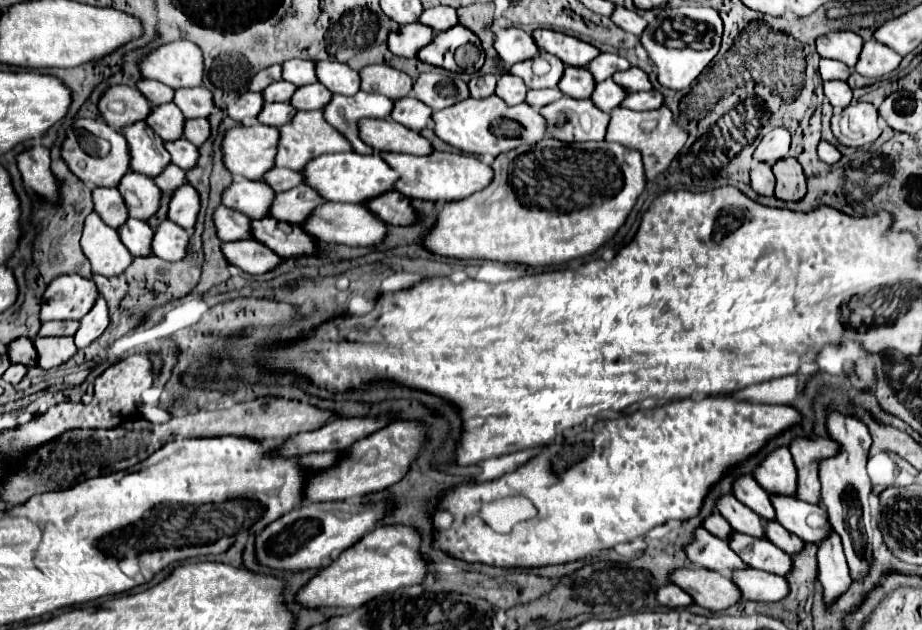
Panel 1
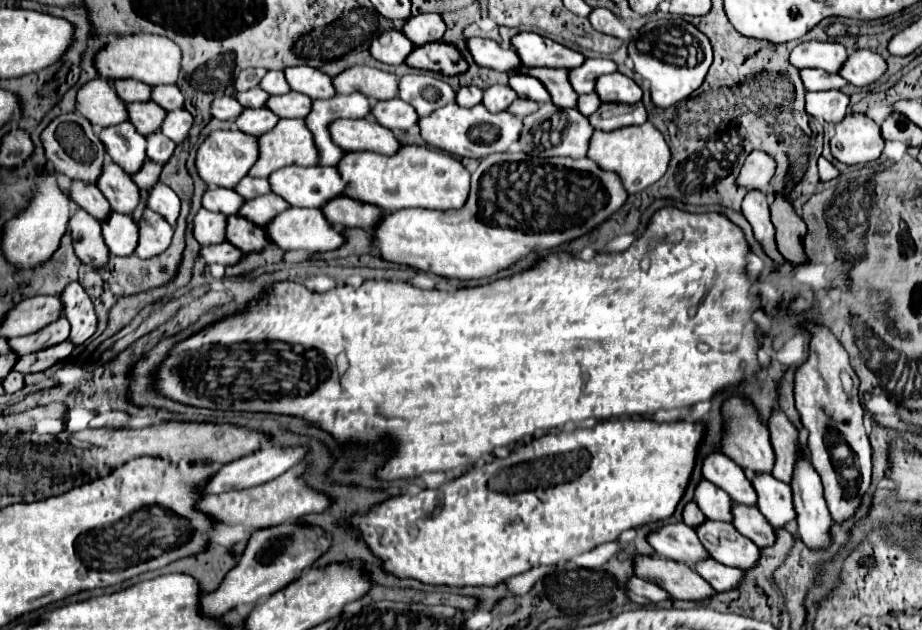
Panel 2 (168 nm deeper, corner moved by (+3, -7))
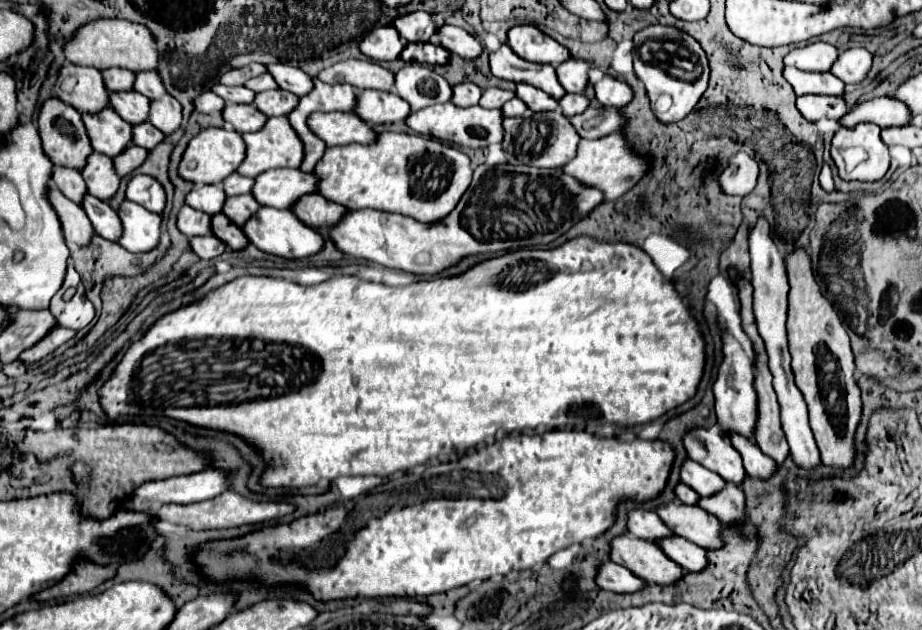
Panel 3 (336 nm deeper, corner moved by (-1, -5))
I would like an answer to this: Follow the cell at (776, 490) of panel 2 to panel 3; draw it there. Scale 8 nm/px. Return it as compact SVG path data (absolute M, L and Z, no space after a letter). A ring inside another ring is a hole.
M730 432L728 440L740 452L742 462L744 462L744 470L750 476L756 476L756 478L764 480L776 470L776 462L770 456L766 456L752 440L748 440L748 438L744 438L744 436L736 434L736 432Z

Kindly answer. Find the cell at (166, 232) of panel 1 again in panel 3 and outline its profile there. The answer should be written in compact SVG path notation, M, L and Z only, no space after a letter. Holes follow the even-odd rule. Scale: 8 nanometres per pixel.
M124 200L116 210L122 220L122 236L118 244L128 252L148 252L160 238L160 214L148 212L140 204Z

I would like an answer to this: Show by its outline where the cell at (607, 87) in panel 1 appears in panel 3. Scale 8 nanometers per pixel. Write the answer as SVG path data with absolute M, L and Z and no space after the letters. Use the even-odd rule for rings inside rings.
M564 94L558 102L560 102L564 116L568 116L568 118L572 118L588 108L588 98L584 94Z

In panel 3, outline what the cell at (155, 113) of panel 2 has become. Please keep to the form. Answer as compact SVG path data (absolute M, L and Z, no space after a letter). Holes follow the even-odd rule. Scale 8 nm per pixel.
M134 90L110 92L110 106L128 124L144 122L146 116L148 116L148 104L150 104L150 100L146 96L140 96Z

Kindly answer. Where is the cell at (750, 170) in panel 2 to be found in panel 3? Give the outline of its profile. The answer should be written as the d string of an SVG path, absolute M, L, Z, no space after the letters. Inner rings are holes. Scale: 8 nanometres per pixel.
M736 152L728 166L722 170L718 176L720 190L728 196L746 196L748 192L754 190L758 180L758 164L746 154L746 152Z

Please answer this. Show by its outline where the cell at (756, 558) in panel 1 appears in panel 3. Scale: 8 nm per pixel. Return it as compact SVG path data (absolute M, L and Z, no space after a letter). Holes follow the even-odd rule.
M670 502L670 504L658 506L656 514L660 516L660 520L664 520L664 524L674 534L678 534L706 550L720 548L720 544L722 544L720 520L716 520L716 516L704 512L698 506Z

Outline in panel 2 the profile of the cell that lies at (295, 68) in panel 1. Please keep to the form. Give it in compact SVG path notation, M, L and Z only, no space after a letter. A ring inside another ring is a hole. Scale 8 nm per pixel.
M272 70L272 72L268 72L268 74L262 78L260 88L268 90L270 94L286 94L286 92L290 92L288 80L286 80L286 76L284 76L282 70Z

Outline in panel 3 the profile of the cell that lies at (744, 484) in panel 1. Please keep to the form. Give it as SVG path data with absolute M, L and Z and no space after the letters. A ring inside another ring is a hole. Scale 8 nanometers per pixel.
M718 426L712 428L690 428L682 436L688 458L702 464L704 468L720 474L726 482L740 484L746 472L740 460L740 454L732 444L718 432Z

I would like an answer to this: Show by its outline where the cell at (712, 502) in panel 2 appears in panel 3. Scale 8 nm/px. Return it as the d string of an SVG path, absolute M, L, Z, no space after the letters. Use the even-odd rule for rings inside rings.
M686 458L680 466L680 480L696 490L700 496L712 496L726 486L726 482L716 472L700 466L690 458Z

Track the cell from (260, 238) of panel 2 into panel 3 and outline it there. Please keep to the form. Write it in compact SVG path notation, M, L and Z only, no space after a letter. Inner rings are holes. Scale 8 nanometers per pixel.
M222 214L212 216L210 222L212 234L218 236L226 246L230 246L232 250L242 250L244 246L248 246L248 242L244 240L244 232L240 232L240 226L232 224L228 218L224 218Z

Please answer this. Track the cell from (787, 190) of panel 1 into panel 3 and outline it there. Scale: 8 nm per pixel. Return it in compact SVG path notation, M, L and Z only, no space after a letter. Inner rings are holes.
M796 248L786 256L786 270L790 280L788 342L796 386L808 404L810 428L814 432L822 462L834 468L850 468L854 460L854 432L862 412L850 340L836 310L820 292L812 276L810 256L804 248Z

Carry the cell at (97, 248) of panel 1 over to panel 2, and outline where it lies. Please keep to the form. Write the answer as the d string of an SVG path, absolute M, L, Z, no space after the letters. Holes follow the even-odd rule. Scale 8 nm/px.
M78 210L70 218L70 230L74 236L76 256L92 268L104 268L110 260L110 252L102 236L100 222L96 222L96 218L92 218L88 212Z

